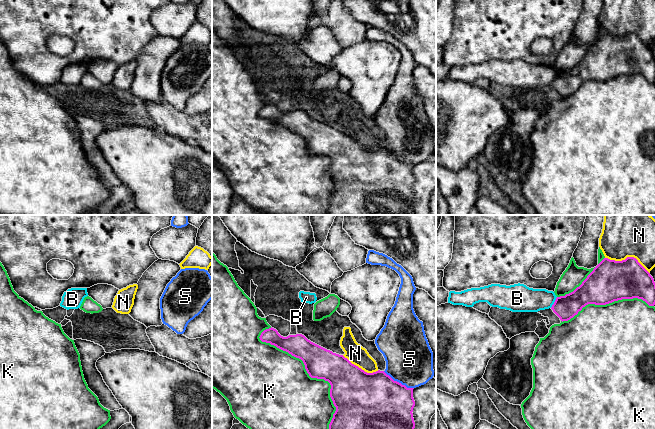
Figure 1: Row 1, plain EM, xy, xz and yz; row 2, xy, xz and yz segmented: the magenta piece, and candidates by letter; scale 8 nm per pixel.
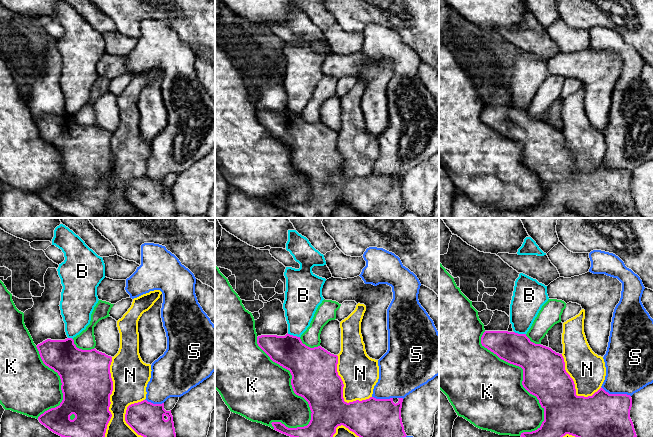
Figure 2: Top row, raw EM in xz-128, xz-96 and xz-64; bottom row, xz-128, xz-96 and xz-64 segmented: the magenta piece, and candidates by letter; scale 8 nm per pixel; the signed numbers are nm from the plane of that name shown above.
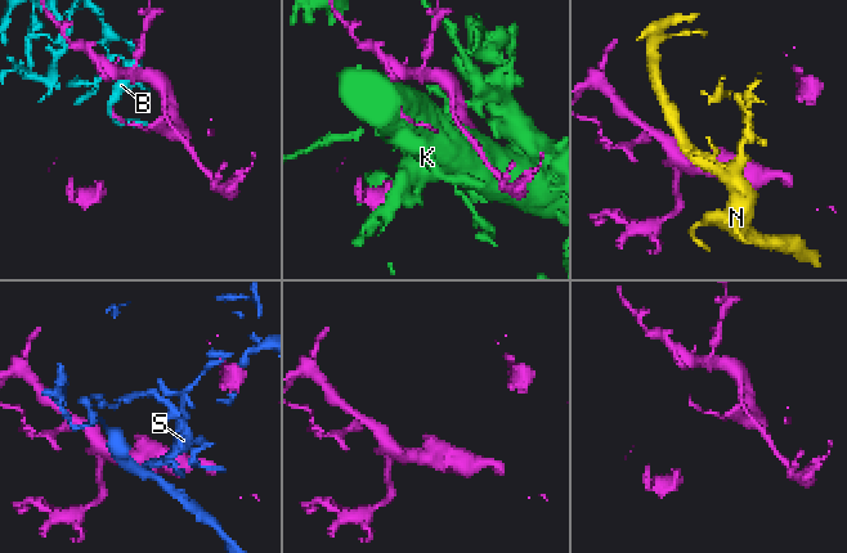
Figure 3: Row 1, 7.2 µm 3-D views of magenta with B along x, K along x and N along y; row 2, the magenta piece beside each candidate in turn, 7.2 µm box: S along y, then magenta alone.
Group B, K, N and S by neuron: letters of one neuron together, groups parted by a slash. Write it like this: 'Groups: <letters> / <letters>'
Groups: B / K / N / S

